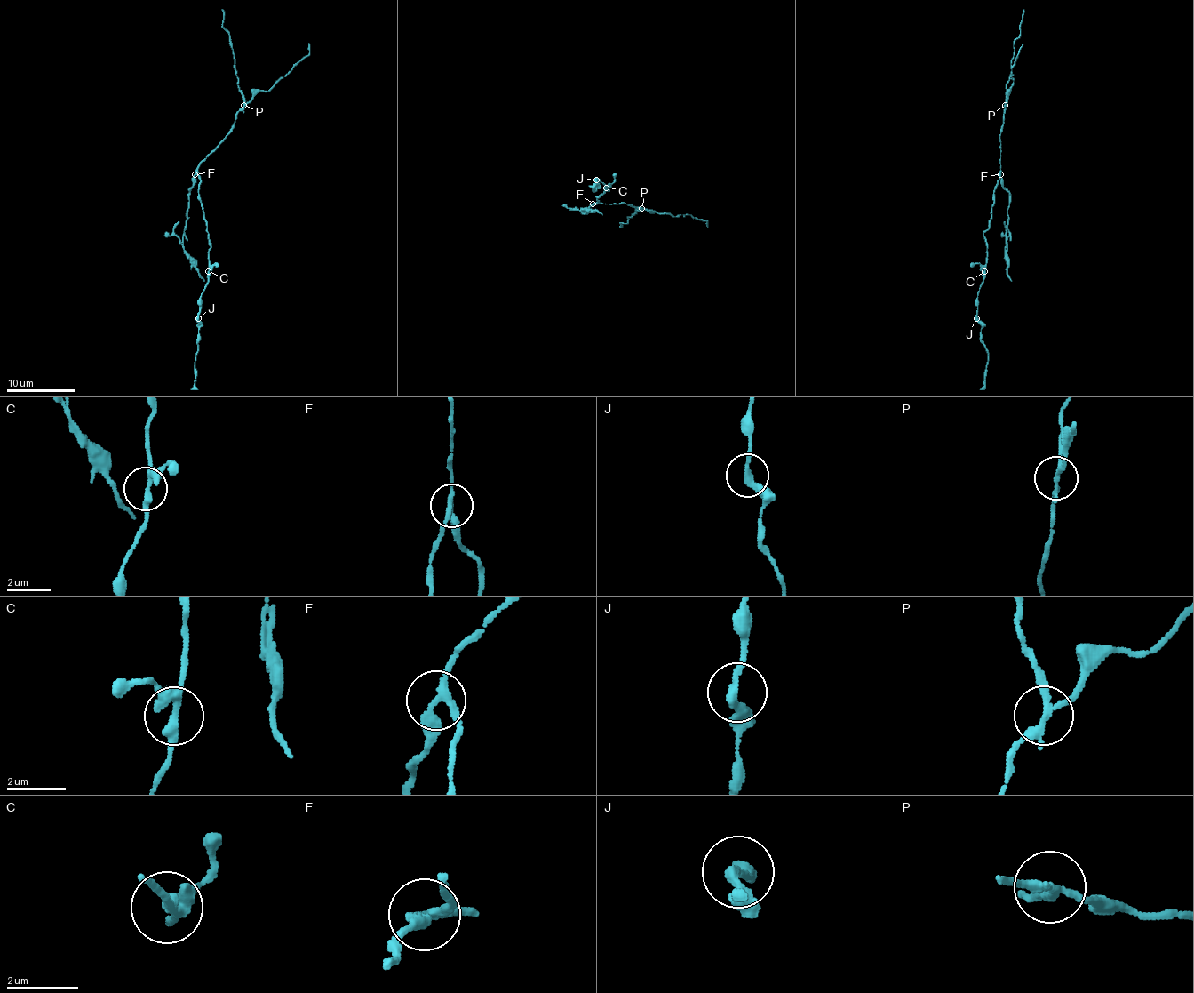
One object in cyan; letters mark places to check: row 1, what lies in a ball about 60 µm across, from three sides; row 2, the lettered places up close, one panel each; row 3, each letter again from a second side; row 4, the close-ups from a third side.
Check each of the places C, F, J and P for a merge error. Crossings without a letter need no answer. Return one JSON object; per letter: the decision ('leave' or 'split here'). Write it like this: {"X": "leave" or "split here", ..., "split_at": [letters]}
{"C": "leave", "F": "split here", "J": "leave", "P": "split here", "split_at": ["F", "P"]}

